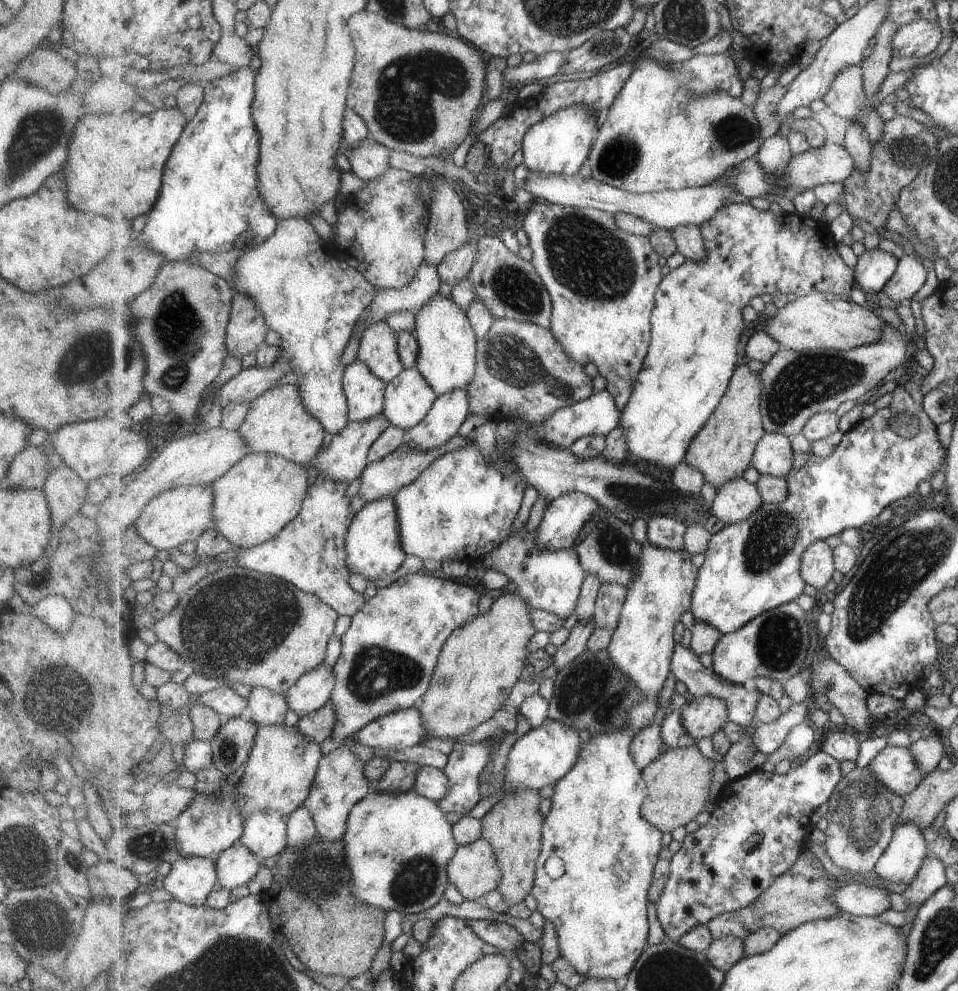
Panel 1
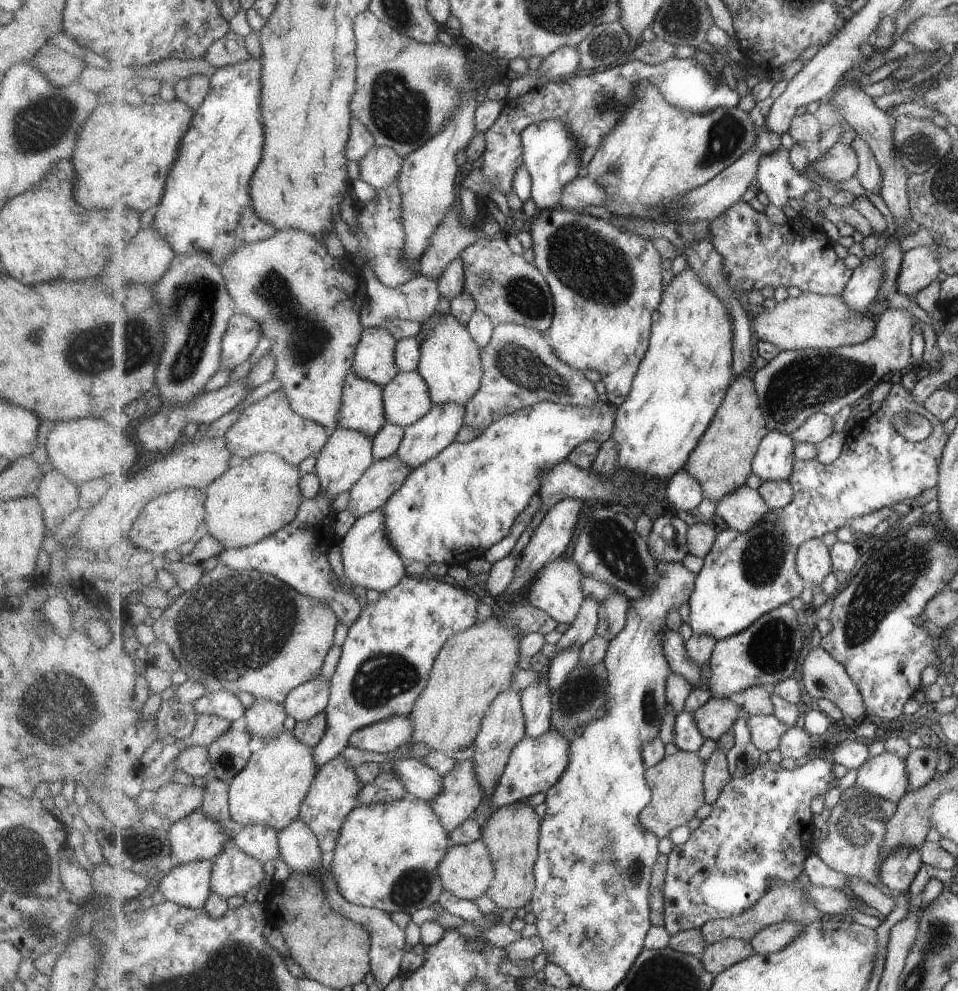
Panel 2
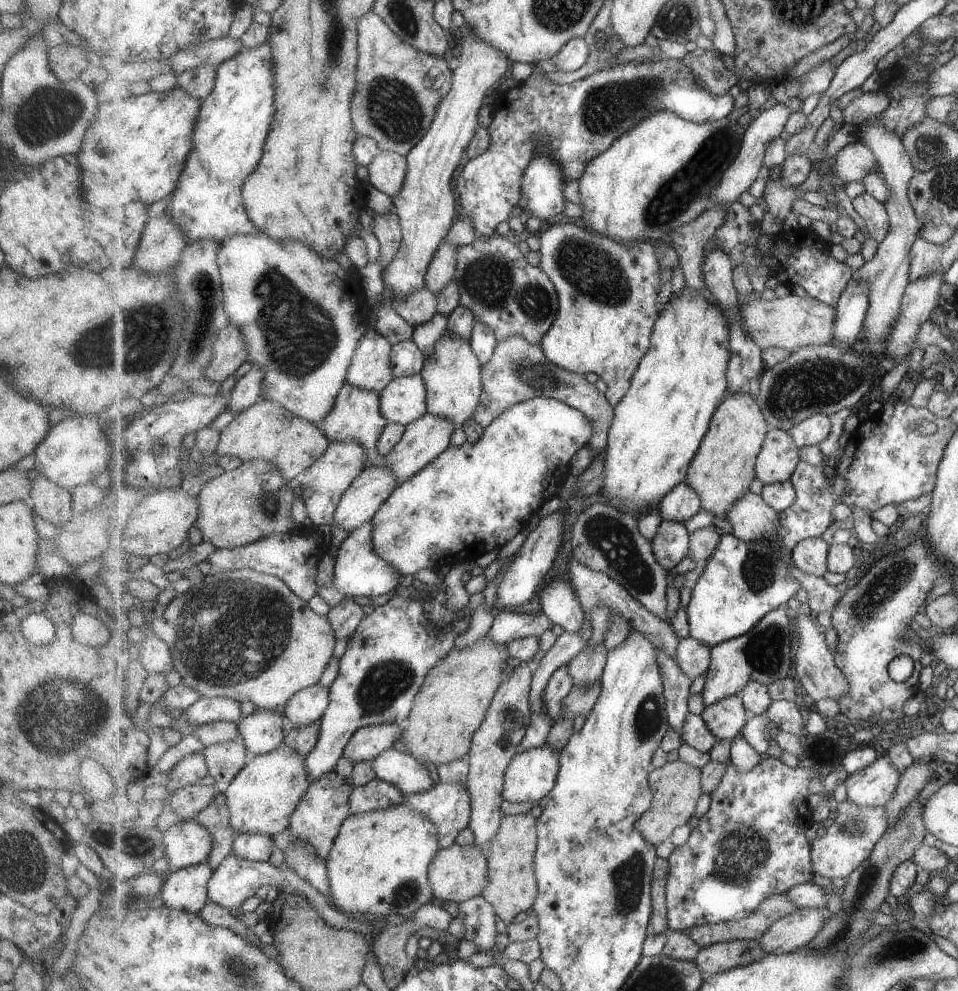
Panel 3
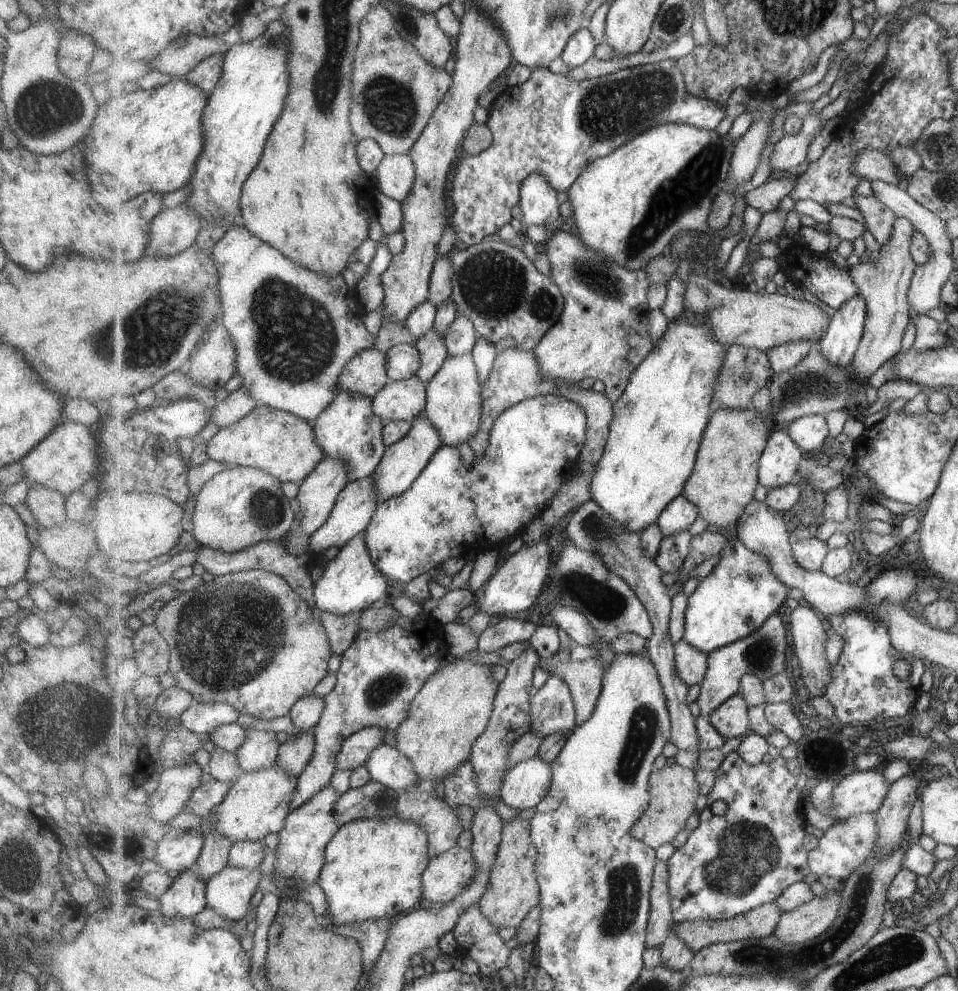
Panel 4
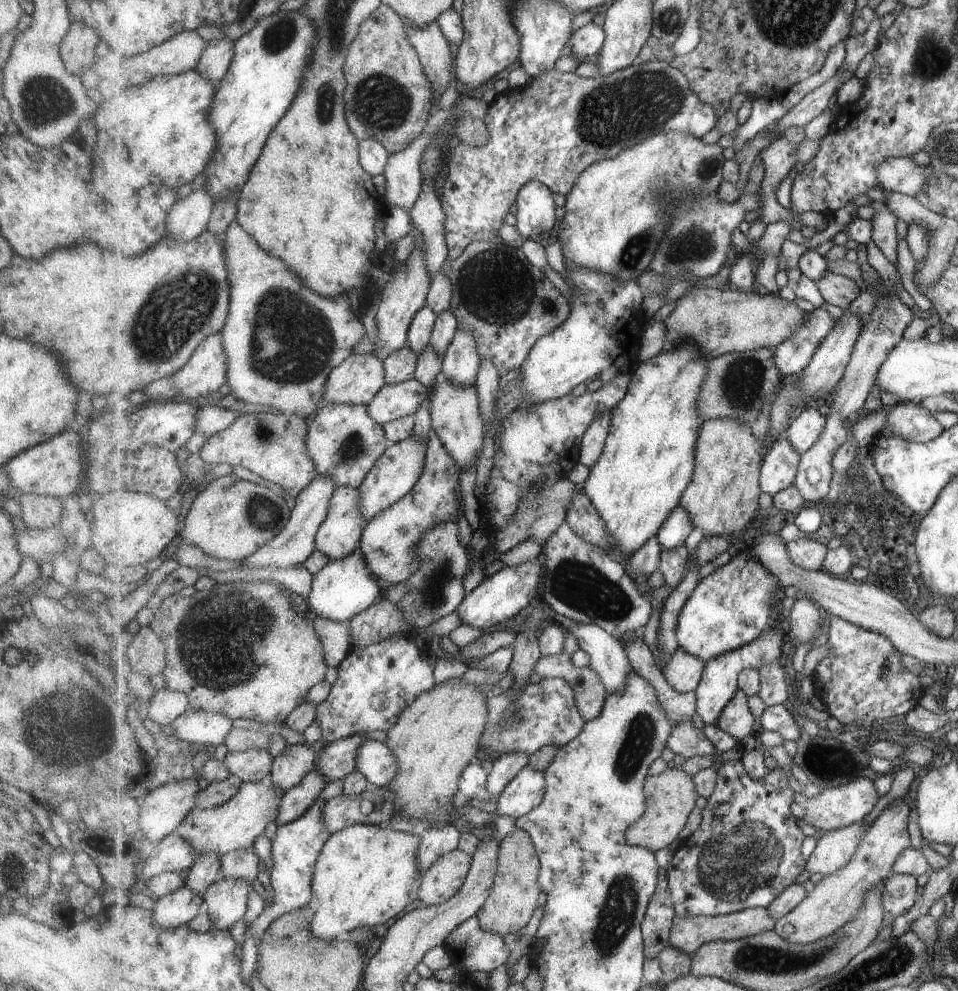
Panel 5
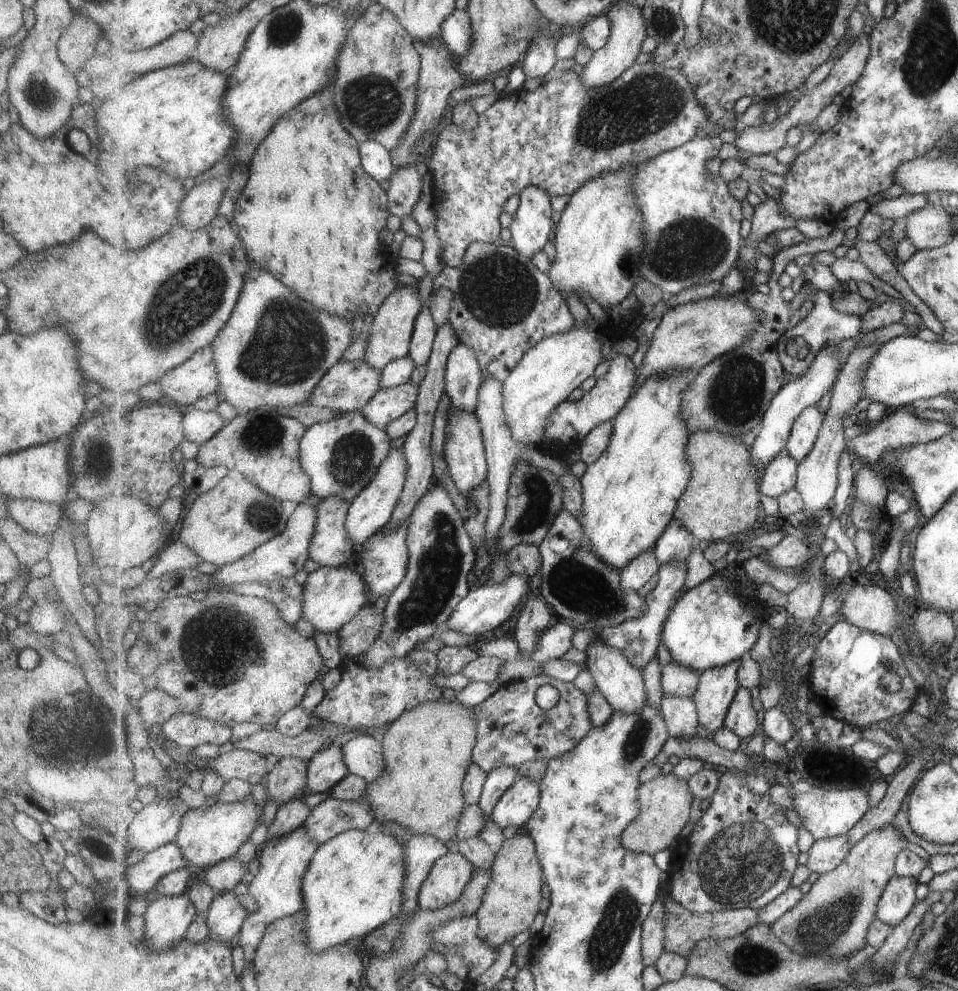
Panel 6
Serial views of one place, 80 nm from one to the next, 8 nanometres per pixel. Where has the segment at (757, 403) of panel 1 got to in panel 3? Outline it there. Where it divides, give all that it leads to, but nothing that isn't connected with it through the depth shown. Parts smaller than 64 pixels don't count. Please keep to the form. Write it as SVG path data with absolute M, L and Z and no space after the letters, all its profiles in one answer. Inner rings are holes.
M748 392L735 394L735 396L731 394L715 412L710 431L703 440L696 458L691 462L685 482L691 486L691 490L695 490L695 494L699 494L699 498L702 499L702 508L711 512L713 517L727 519L727 514L731 514L731 508L735 508L735 502L739 502L744 494L751 492L751 484L757 478L756 464L770 430L770 423L763 414L758 398L753 398Z

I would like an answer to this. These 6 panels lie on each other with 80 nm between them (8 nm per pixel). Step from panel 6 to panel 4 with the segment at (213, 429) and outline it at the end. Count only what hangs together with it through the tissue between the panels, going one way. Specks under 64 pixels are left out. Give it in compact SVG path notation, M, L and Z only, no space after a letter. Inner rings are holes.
M240 386L229 393L226 399L212 408L213 416L211 416L209 423L222 429L248 416L259 406L258 402L255 402L249 394L251 392L245 386Z

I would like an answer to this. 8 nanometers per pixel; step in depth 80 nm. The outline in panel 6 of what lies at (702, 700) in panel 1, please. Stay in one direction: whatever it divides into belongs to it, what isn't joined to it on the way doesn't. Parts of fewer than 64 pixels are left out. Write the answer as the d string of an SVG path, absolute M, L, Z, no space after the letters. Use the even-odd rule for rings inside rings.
M740 687L728 710L724 726L742 739L749 740L759 728L758 710L759 705L753 701L749 689Z

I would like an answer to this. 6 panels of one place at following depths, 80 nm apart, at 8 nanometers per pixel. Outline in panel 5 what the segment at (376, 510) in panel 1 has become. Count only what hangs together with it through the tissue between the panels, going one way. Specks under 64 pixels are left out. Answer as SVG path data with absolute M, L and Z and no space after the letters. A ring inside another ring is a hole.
M359 549L353 556L327 563L312 578L312 589L308 594L308 604L316 617L327 618L331 622L349 622L375 605L383 596L383 588L378 578L367 564L366 555Z

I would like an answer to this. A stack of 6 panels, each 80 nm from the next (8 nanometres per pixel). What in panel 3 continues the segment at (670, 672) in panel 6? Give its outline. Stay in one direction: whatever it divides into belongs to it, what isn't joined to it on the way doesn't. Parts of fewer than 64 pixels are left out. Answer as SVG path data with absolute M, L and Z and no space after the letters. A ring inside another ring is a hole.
M687 637L682 639L677 646L677 654L675 654L676 662L681 666L681 670L692 681L701 678L703 674L707 674L710 670L712 662L712 648L695 640L695 638Z

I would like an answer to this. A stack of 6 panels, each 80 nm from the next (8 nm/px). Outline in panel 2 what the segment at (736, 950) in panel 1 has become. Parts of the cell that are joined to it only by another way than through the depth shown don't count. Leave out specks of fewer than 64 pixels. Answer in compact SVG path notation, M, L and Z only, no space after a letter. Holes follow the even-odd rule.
M727 939L718 943L710 944L701 958L703 964L716 975L721 974L730 966L755 955L750 941L743 939Z

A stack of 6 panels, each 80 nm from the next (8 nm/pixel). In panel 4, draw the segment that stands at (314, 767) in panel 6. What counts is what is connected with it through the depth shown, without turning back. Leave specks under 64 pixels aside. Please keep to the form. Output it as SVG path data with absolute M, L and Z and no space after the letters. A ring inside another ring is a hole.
M365 728L350 738L347 738L341 746L341 752L337 756L337 769L355 771L364 766L371 756L371 750L385 742L385 730L381 728Z

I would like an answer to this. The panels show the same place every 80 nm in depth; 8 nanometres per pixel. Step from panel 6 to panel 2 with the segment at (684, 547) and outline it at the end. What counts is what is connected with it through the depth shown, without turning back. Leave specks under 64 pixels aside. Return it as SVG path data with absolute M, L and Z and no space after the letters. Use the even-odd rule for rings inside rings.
M683 468L675 473L668 482L667 501L675 510L691 510L703 502L702 482Z

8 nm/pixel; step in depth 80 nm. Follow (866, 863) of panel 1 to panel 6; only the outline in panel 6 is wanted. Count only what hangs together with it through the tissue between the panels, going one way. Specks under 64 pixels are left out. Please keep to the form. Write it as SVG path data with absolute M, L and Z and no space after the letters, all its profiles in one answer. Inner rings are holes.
M850 834L817 839L808 850L809 859L806 864L810 872L830 873L839 868L852 851Z

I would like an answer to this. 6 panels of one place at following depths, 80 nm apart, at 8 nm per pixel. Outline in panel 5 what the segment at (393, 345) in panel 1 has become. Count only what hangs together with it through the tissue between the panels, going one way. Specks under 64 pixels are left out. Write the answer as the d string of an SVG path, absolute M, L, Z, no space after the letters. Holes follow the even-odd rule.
M357 354L337 366L327 380L324 405L369 405L387 385L381 358L374 354Z

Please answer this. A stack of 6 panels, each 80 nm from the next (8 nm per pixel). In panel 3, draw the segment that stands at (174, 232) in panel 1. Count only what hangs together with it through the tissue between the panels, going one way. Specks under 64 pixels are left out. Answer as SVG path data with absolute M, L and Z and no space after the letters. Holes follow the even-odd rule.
M267 40L254 49L244 48L231 60L222 63L217 68L217 80L210 95L202 102L198 112L197 128L194 130L194 150L187 159L182 178L177 188L171 194L171 202L165 213L172 216L186 233L188 244L207 240L215 242L219 247L225 241L237 235L263 235L258 226L251 220L246 202L244 201L243 185L250 174L261 162L265 138L269 136L271 122L274 120L275 97L274 87L274 57L272 46Z

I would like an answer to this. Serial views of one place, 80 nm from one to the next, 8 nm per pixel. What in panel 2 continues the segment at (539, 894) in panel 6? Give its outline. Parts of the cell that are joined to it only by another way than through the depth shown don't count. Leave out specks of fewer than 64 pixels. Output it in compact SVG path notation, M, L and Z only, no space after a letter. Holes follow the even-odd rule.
M523 799L507 806L495 809L486 820L483 829L482 839L487 843L492 854L494 867L496 868L496 882L488 890L493 900L503 910L519 910L525 904L531 903L536 887L535 865L539 858L539 843L541 838L542 820L535 812L535 805L529 799Z

